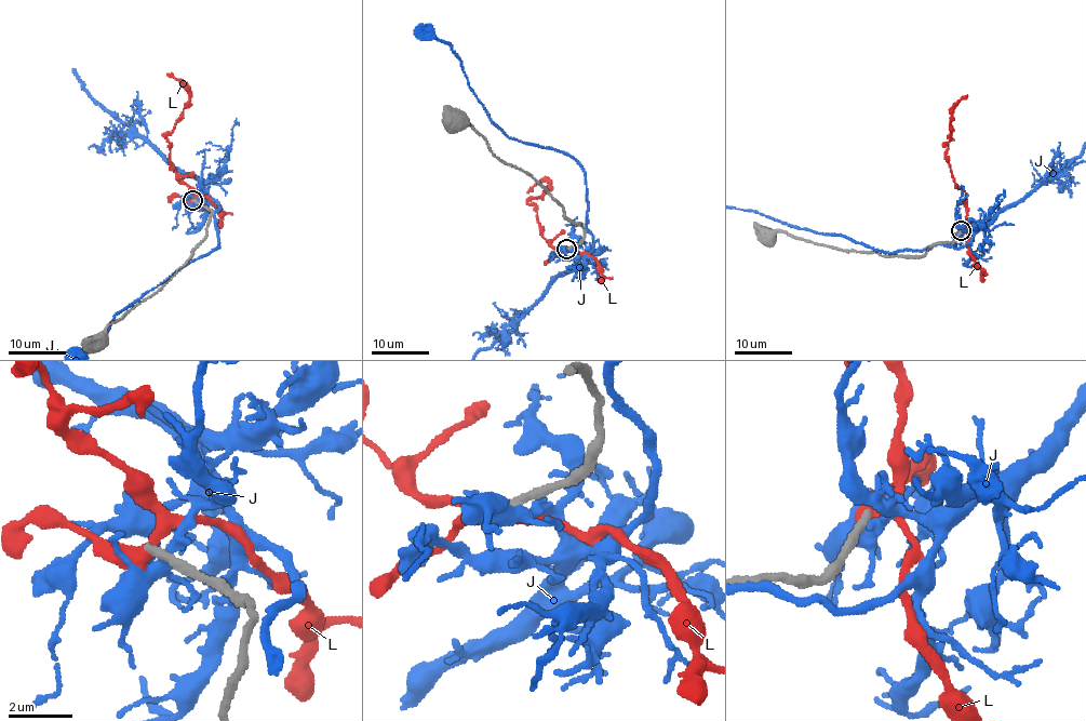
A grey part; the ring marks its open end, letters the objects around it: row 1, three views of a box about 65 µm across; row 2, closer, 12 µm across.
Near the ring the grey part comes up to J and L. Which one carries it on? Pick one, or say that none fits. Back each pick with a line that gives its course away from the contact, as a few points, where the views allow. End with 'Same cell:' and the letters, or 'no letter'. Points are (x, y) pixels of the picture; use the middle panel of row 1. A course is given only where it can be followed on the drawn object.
Same cell: no letter

